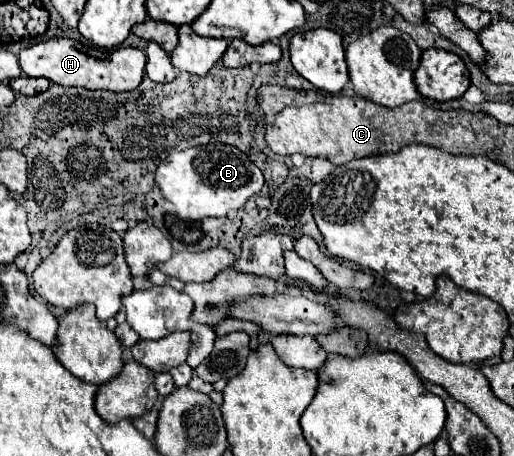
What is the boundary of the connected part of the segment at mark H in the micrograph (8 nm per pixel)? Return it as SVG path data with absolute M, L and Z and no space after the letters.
M55 37L21 49L19 65L27 77L45 77L59 85L107 89L121 93L121 91L131 91L141 83L145 73L145 53L135 47L121 47L107 51L93 45L85 45L75 39Z

